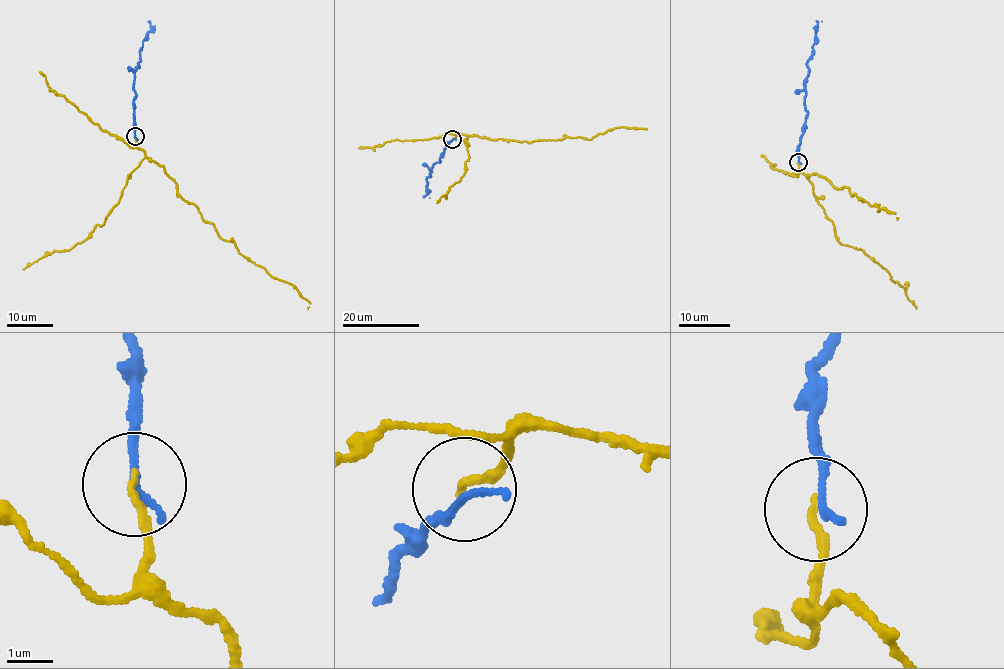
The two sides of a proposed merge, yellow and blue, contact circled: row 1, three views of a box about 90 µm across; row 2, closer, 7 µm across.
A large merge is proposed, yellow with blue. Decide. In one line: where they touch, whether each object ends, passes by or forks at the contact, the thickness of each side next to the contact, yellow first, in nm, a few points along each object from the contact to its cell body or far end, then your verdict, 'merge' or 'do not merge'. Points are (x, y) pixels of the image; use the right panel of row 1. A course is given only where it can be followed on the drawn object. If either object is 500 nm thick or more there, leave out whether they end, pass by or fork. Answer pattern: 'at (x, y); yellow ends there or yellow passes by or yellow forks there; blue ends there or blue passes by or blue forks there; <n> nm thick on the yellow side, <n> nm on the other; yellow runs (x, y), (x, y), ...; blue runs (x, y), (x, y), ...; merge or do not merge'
at (798, 162); yellow ends there; blue ends there; 150 nm thick on the yellow side, 190 nm on the other; yellow runs (798, 162), (798, 174), (815, 173), (862, 202), (880, 204), (878, 211), (883, 207), (897, 220); blue runs (798, 162), (798, 145), (807, 112), (804, 107), (807, 61), (813, 53), (816, 24), (821, 21); do not merge

